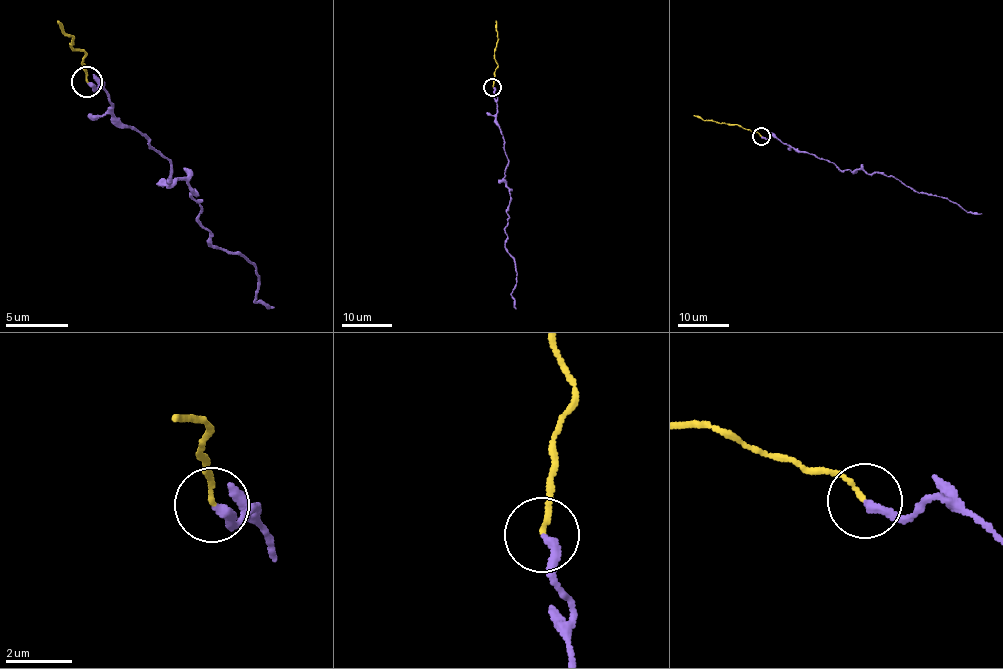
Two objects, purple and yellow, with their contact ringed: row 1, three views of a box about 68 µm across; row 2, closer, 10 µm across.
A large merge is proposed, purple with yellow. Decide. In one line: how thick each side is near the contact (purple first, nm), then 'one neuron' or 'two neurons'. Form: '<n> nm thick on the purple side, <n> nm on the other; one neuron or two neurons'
280 nm thick on the purple side, 120 nm on the other; one neuron

